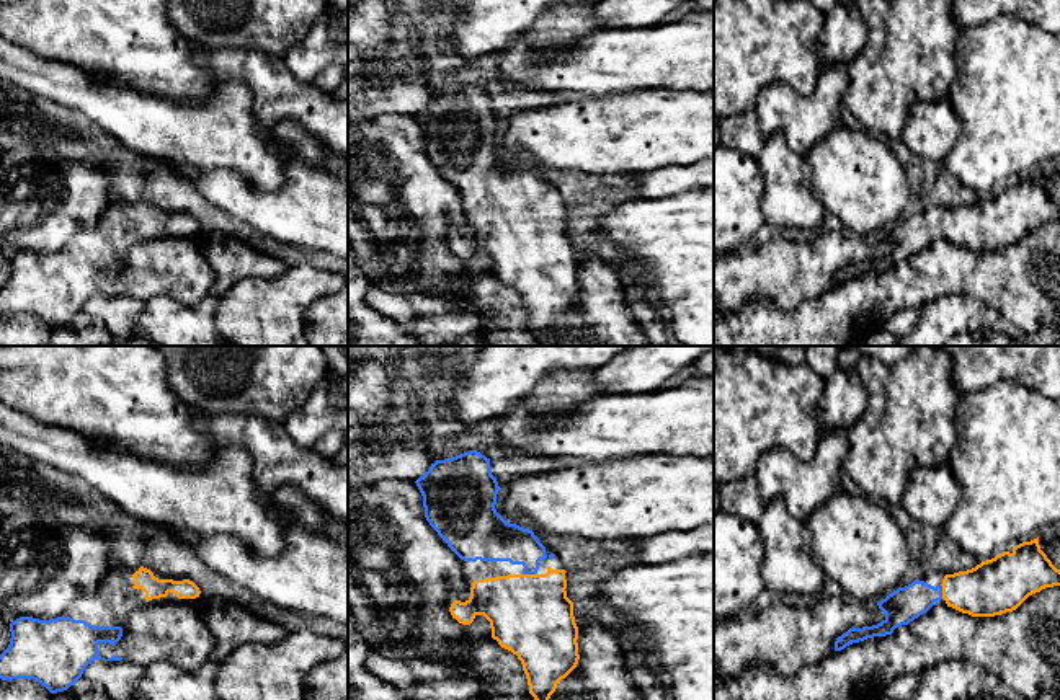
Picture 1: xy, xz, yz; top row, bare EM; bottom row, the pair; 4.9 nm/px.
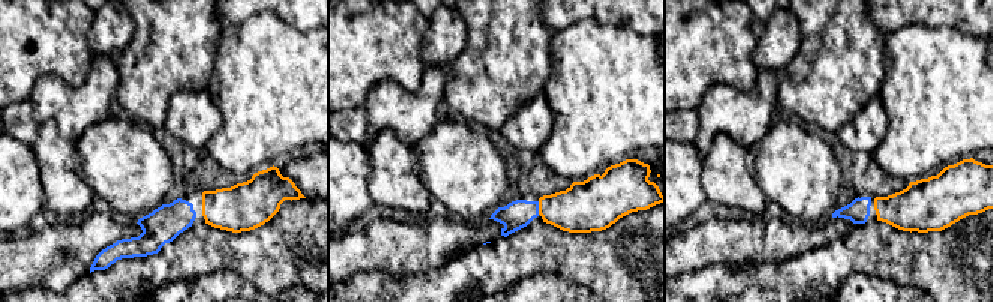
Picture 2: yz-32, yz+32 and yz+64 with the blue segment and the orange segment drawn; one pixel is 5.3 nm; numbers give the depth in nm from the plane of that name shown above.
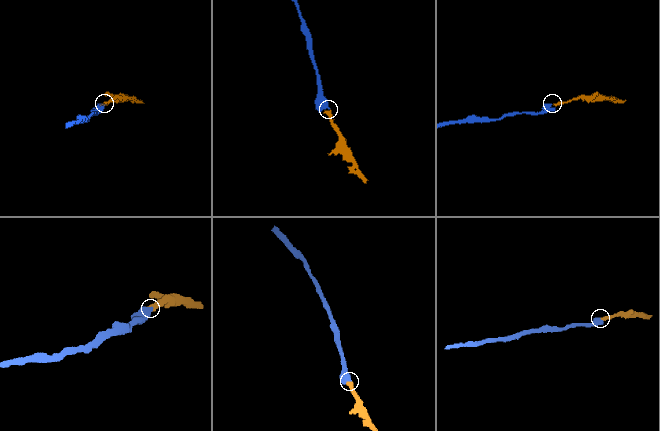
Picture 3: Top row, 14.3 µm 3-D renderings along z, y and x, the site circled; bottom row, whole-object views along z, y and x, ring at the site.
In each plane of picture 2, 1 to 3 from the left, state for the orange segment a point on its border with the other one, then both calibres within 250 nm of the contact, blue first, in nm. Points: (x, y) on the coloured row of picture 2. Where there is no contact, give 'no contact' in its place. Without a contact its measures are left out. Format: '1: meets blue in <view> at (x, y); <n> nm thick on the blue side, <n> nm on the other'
1: no contact
2: meets blue in yz+32 at (537, 208); 150 nm thick on the blue side, 260 nm on the other
3: no contact

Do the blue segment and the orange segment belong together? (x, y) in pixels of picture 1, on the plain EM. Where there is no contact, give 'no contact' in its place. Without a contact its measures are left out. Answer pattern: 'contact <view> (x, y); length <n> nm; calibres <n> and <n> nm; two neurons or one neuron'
contact yz (941, 225); length 70 nm; calibres 170 and 280 nm; one neuron

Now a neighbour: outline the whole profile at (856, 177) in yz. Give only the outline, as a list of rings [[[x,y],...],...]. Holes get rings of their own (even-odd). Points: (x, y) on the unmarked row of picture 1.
[[[841,124],[804,157],[804,163],[808,168],[807,186],[818,202],[862,238],[875,240],[897,225],[911,199],[910,181],[900,160],[887,140],[866,129],[853,131]]]

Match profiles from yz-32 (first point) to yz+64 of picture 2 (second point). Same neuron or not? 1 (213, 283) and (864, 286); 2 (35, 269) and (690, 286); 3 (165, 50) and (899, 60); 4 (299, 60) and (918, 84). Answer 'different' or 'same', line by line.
1: same
2: different
3: different
4: same

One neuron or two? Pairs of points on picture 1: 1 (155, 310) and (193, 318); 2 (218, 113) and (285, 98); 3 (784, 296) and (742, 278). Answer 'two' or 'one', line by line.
1: one
2: two
3: one

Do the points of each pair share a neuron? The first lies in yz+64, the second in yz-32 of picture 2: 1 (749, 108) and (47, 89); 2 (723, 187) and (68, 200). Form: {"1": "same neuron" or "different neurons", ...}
{"1": "same neuron", "2": "same neuron"}

